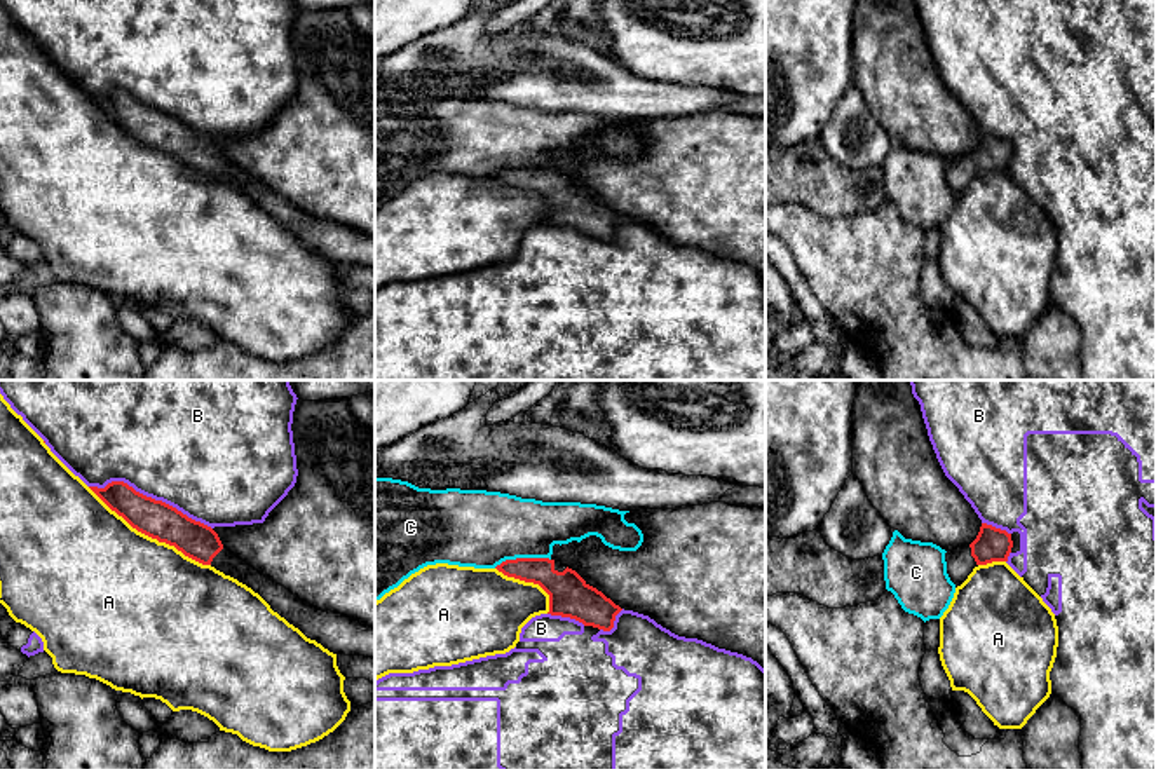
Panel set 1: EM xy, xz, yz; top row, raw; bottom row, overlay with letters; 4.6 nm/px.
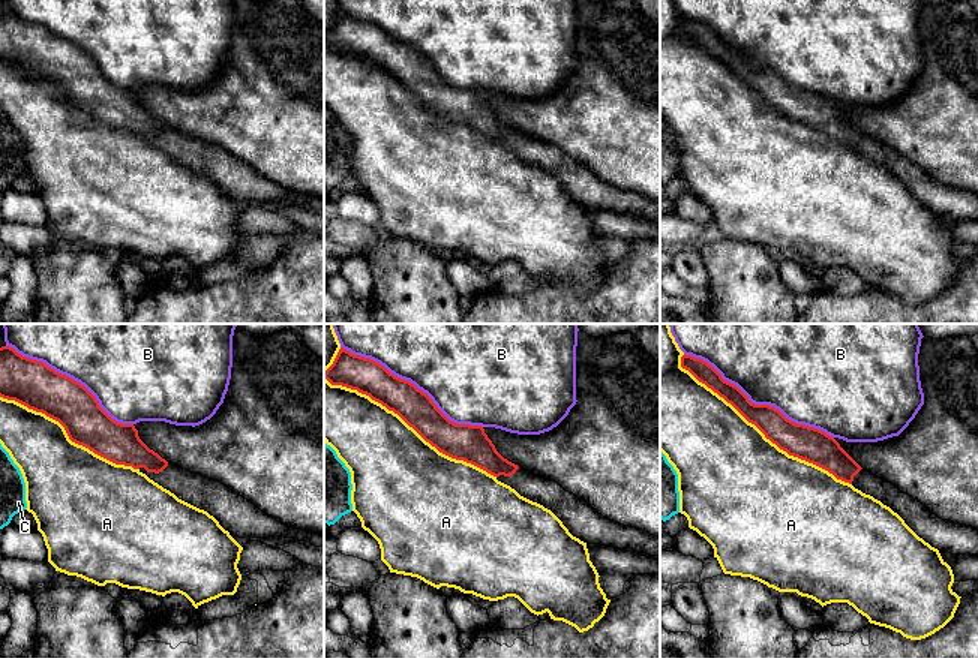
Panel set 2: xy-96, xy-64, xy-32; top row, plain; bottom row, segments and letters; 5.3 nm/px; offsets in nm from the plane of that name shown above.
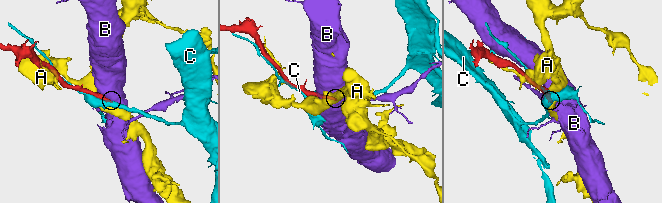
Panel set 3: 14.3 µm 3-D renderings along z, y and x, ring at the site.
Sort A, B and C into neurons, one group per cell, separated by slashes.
A / B / C

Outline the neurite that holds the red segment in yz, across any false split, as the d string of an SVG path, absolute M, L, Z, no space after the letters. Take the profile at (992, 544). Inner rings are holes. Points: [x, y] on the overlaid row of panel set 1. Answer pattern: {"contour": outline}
{"contour": "M982 523L971 544L945 553L947 574L957 588L968 579L975 567L992 561L1008 561L1011 548L1011 534Z"}

